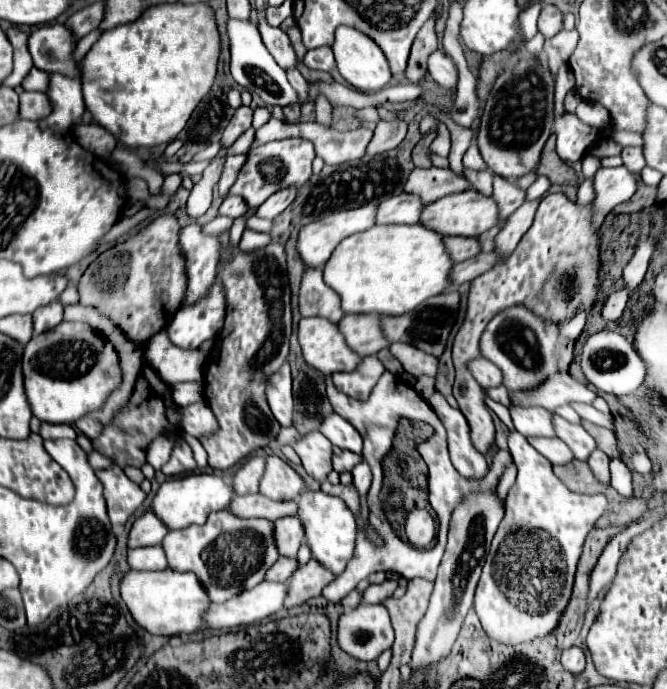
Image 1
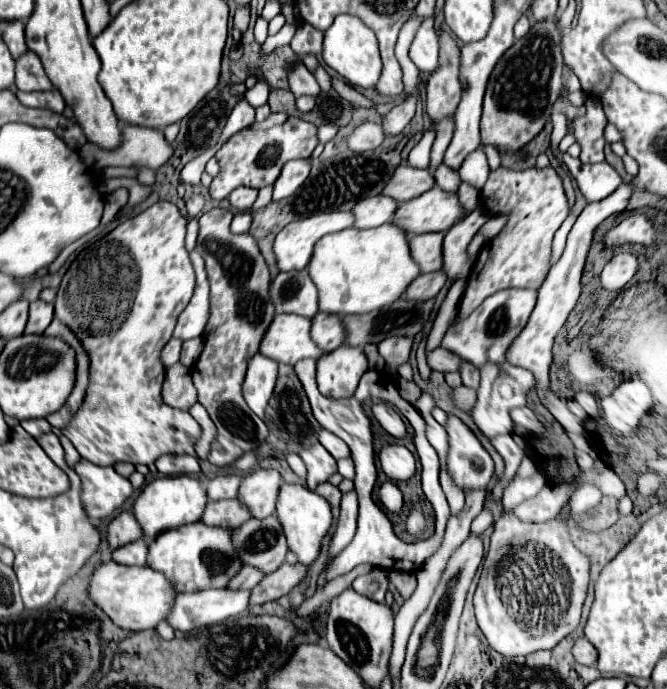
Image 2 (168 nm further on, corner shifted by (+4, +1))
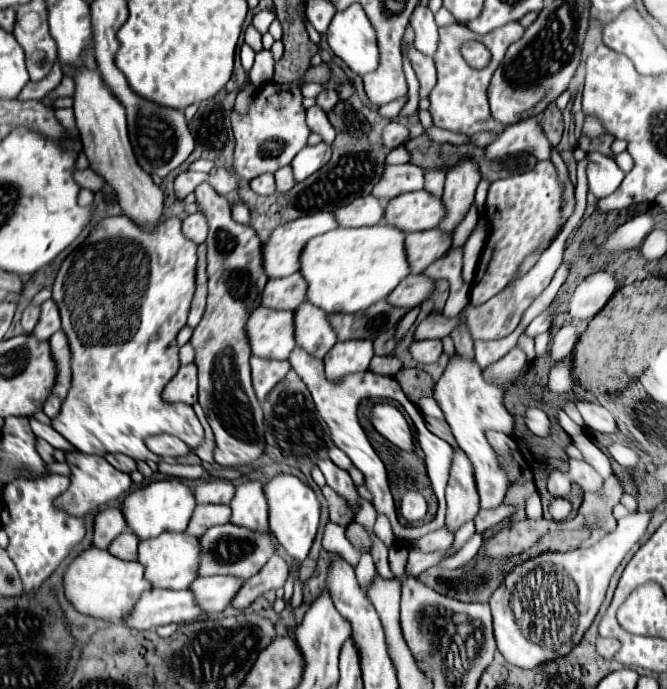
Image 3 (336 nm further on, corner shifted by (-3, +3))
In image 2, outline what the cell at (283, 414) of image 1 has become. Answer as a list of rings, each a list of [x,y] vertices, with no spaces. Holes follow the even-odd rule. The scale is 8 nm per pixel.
[[[262,354],[250,358],[246,380],[244,380],[244,398],[248,406],[262,418],[266,418],[268,402],[274,394],[278,378],[278,364]]]

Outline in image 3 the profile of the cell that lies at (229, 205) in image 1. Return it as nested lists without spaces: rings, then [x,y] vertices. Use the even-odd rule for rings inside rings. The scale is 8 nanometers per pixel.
[[[261,174],[259,178],[253,178],[251,182],[251,188],[257,192],[257,194],[273,194],[275,192],[275,176],[273,174]]]

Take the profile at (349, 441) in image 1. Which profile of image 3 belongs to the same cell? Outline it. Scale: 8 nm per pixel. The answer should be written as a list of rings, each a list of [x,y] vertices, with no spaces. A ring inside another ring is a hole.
[[[331,446],[331,448],[329,448],[329,458],[331,458],[331,462],[333,462],[335,466],[339,466],[341,470],[349,470],[349,468],[353,466],[353,462],[349,460],[349,456],[347,456],[343,450],[339,450],[337,446]]]

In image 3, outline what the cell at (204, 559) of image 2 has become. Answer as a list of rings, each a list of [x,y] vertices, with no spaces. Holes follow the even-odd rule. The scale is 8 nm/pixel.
[[[161,534],[157,538],[147,538],[139,542],[137,562],[145,566],[145,580],[153,588],[169,588],[169,590],[185,590],[197,578],[197,562],[199,562],[199,538],[189,538],[189,534]]]

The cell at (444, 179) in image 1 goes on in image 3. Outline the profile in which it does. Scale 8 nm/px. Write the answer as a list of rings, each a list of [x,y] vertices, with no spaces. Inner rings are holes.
[[[413,164],[385,166],[383,176],[379,178],[377,186],[373,186],[371,190],[371,196],[379,200],[389,200],[403,192],[423,190],[423,182],[425,182],[425,176],[419,166],[413,166]]]

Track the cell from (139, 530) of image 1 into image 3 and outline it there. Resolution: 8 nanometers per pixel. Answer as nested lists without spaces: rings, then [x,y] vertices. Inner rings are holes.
[[[105,508],[95,516],[93,546],[107,550],[109,542],[113,542],[113,538],[117,538],[117,534],[121,534],[125,530],[127,530],[127,524],[125,524],[121,510],[119,508]]]

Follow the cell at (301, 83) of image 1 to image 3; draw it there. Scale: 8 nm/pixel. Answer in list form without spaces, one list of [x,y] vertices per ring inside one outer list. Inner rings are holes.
[[[313,106],[313,108],[307,110],[307,126],[309,126],[311,132],[319,134],[327,144],[333,144],[335,128],[329,124],[327,114],[319,106]]]

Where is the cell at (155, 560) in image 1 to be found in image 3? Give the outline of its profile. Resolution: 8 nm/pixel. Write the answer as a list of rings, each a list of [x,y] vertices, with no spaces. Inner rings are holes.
[[[123,532],[109,544],[107,550],[113,556],[117,556],[119,560],[135,560],[137,558],[137,544],[139,544],[139,538],[133,532]]]

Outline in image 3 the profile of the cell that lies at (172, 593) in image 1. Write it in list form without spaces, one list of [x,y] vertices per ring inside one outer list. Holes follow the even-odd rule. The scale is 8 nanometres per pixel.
[[[95,546],[83,550],[73,562],[65,568],[63,590],[67,600],[81,612],[93,618],[103,620],[121,620],[137,602],[143,590],[151,588],[143,578],[143,566],[139,562],[125,562],[111,556],[107,550]]]

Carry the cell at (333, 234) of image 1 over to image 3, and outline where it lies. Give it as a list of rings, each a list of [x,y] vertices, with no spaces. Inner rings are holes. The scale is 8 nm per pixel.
[[[331,212],[301,216],[277,226],[261,248],[261,260],[269,278],[285,278],[299,272],[299,256],[309,238],[337,228]]]

